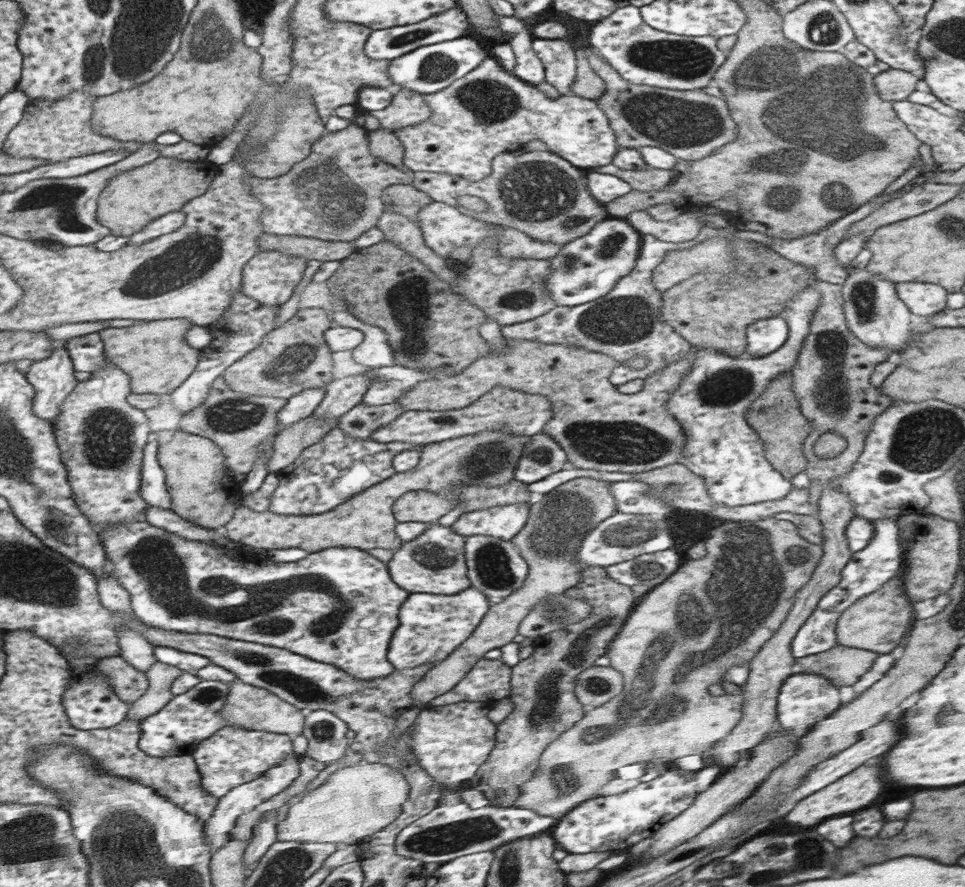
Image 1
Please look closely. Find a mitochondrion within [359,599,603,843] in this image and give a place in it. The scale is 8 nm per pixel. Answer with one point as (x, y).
(562, 776)

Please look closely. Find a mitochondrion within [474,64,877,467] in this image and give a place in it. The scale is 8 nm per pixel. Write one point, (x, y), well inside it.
(530, 192)

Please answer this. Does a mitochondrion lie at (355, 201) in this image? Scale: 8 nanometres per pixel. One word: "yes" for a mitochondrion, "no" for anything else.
yes

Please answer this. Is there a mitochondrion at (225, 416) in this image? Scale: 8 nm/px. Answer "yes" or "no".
yes

